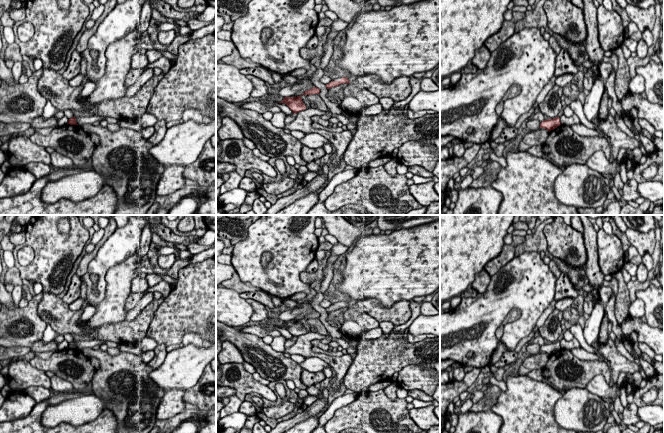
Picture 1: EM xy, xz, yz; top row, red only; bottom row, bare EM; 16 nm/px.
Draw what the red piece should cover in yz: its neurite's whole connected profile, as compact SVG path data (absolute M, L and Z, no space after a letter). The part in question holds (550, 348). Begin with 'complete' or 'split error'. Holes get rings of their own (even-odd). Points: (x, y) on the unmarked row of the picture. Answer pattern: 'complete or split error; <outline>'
complete; M556 341L553 343L544 344L540 347L540 352L547 353L549 356L554 354L561 349L560 342Z

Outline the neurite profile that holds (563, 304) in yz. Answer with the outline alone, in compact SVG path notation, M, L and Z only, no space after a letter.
M564 298L556 302L555 309L564 311L571 307L574 298Z

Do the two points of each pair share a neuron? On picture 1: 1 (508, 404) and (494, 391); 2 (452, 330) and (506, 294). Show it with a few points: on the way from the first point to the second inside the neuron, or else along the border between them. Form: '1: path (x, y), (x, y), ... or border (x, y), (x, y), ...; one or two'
1: border (501, 391), (497, 401), (490, 408); two
2: path (465, 328), (469, 327), (493, 305); one

